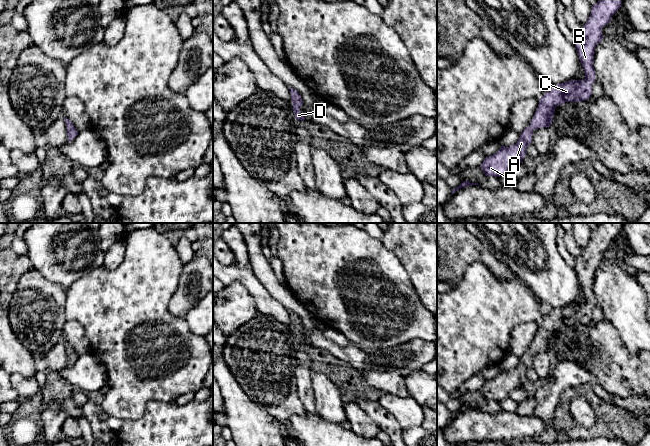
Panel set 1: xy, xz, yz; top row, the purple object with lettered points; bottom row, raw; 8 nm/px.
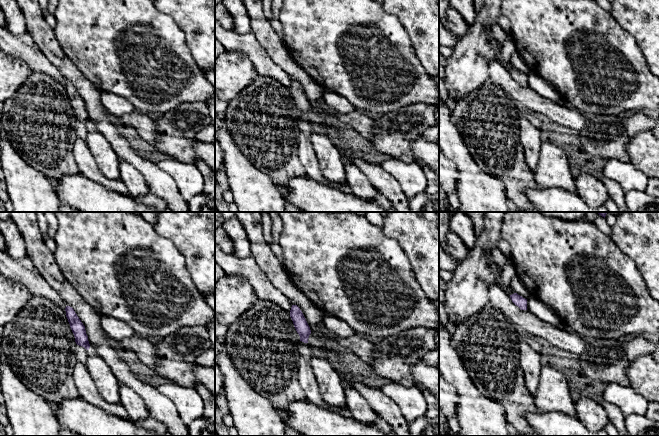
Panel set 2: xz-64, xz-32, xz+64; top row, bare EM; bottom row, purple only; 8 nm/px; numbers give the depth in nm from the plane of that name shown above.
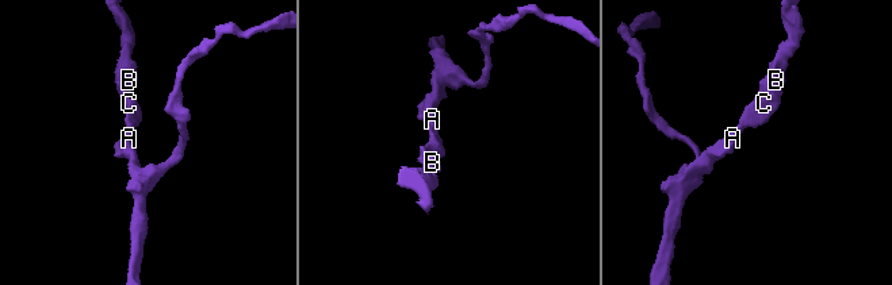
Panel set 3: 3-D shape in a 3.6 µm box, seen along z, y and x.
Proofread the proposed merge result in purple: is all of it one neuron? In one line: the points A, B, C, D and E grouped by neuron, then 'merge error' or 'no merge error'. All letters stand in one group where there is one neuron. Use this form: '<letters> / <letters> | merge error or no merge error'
A B C D E | no merge error

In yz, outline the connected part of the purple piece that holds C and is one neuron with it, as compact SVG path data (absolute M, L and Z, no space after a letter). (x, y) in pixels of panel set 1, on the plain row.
M600 223L592 230L590 241L584 251L575 257L574 266L585 302L554 309L543 319L530 349L520 358L517 367L509 371L501 370L495 378L486 381L480 389L486 400L504 400L512 390L522 387L526 380L527 370L532 365L533 355L551 350L553 338L558 329L565 326L581 326L591 321L592 307L596 302L593 291L595 271L604 263L603 250L611 246L612 240L621 228L622 223Z

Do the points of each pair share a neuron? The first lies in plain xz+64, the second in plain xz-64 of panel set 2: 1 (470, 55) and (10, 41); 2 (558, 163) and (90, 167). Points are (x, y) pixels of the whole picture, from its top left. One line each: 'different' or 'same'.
1: different
2: different

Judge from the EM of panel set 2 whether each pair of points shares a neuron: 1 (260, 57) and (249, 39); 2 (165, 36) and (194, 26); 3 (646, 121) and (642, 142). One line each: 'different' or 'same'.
1: same
2: different
3: different

